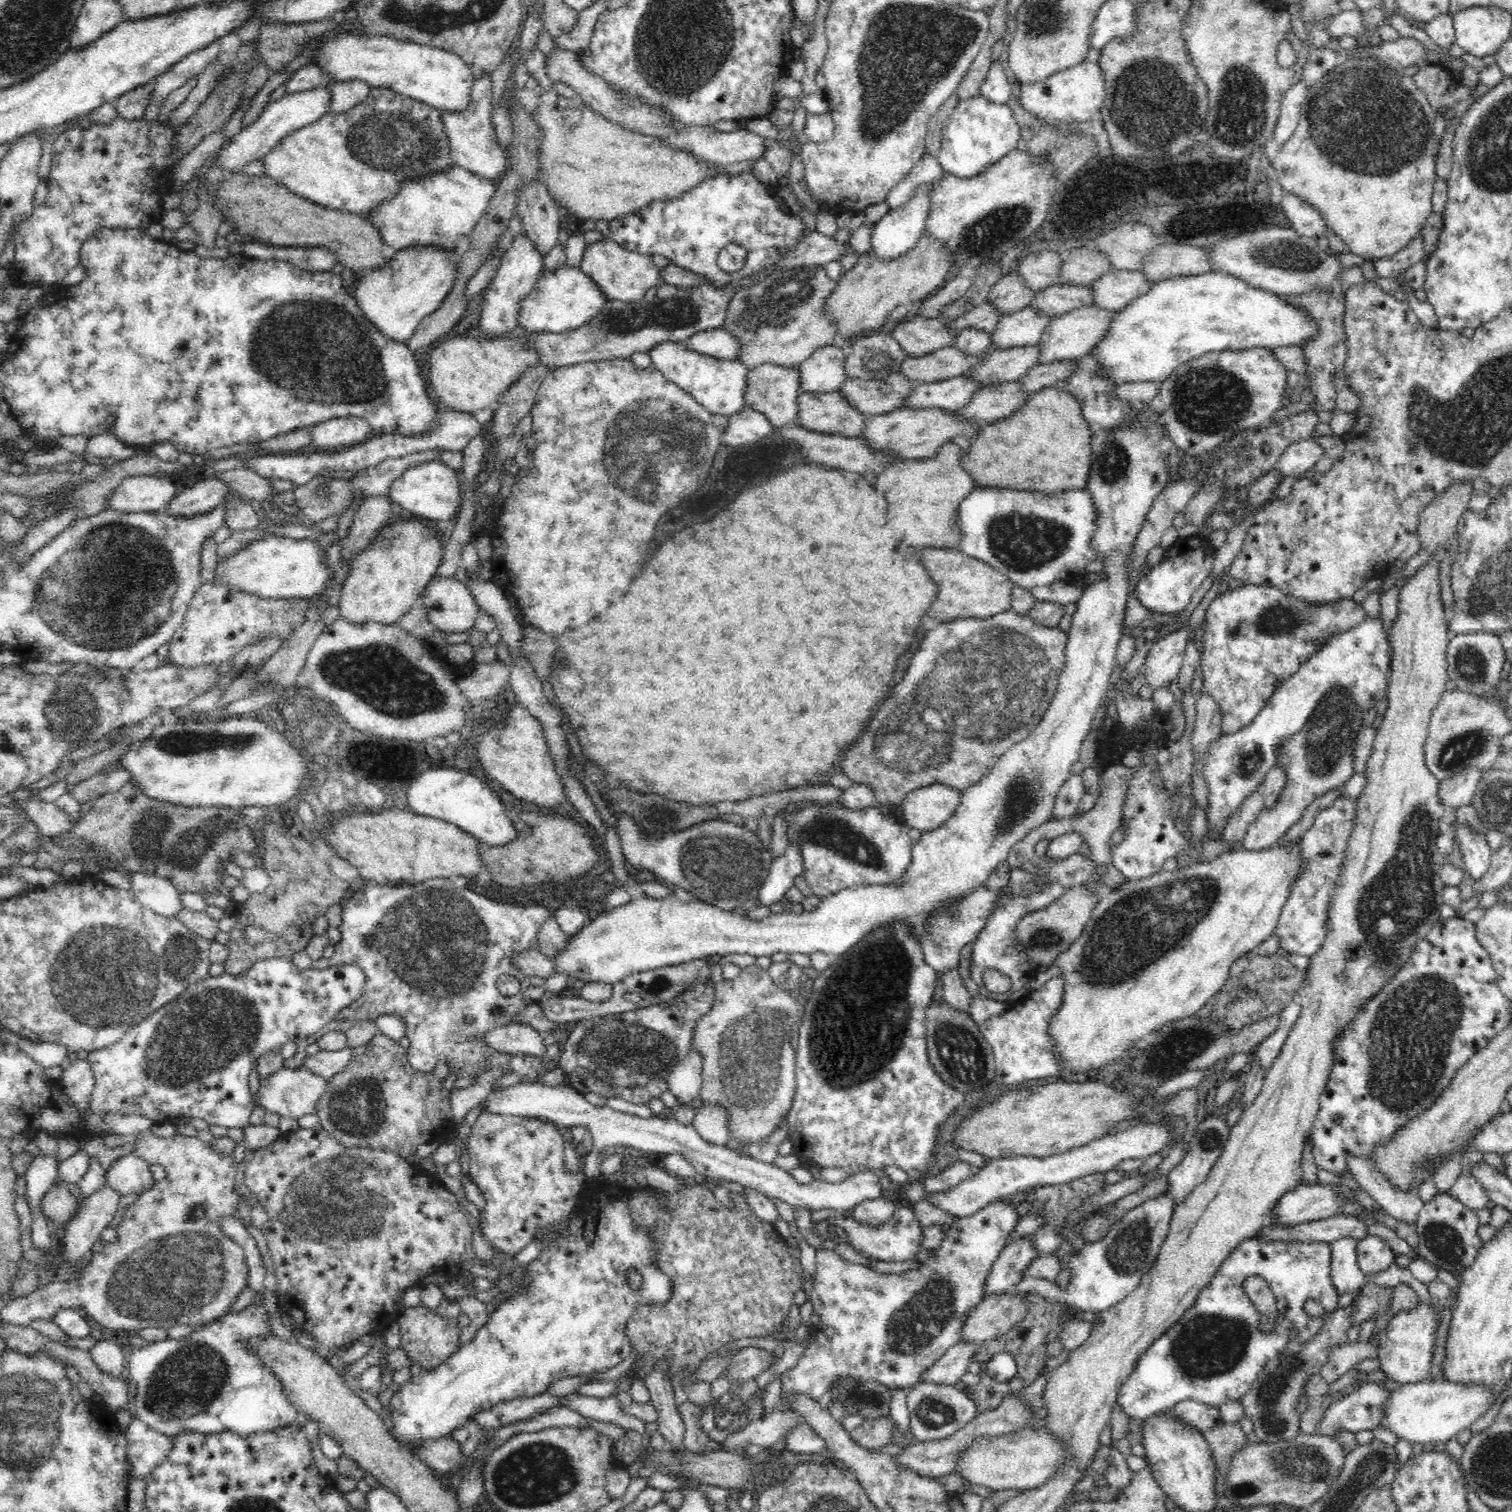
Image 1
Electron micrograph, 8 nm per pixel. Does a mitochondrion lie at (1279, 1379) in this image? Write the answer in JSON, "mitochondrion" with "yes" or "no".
{"mitochondrion":"yes"}

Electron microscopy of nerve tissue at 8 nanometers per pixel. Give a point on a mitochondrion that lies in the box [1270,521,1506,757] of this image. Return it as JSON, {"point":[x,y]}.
{"point":[1471,664]}

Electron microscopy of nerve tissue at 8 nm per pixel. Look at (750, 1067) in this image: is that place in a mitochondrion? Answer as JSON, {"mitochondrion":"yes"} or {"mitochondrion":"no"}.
{"mitochondrion":"yes"}

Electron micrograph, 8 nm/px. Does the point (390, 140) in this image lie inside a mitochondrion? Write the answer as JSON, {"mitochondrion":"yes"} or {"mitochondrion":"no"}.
{"mitochondrion":"yes"}

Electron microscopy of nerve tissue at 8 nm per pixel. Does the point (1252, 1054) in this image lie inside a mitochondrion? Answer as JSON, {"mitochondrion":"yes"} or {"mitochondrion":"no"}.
{"mitochondrion":"no"}

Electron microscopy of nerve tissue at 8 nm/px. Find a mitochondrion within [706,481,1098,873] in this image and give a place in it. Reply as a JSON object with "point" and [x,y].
{"point":[990,689]}

